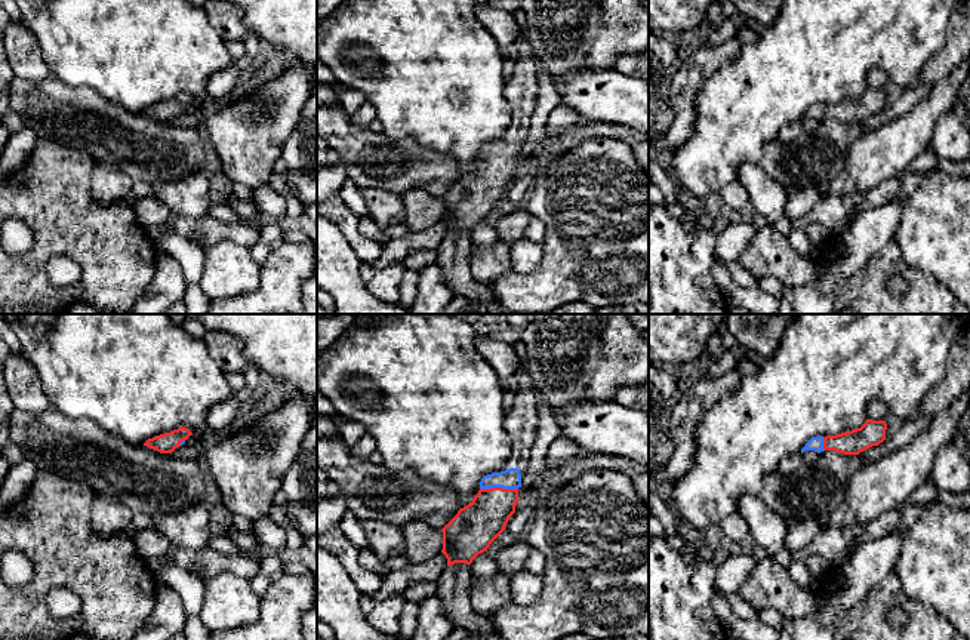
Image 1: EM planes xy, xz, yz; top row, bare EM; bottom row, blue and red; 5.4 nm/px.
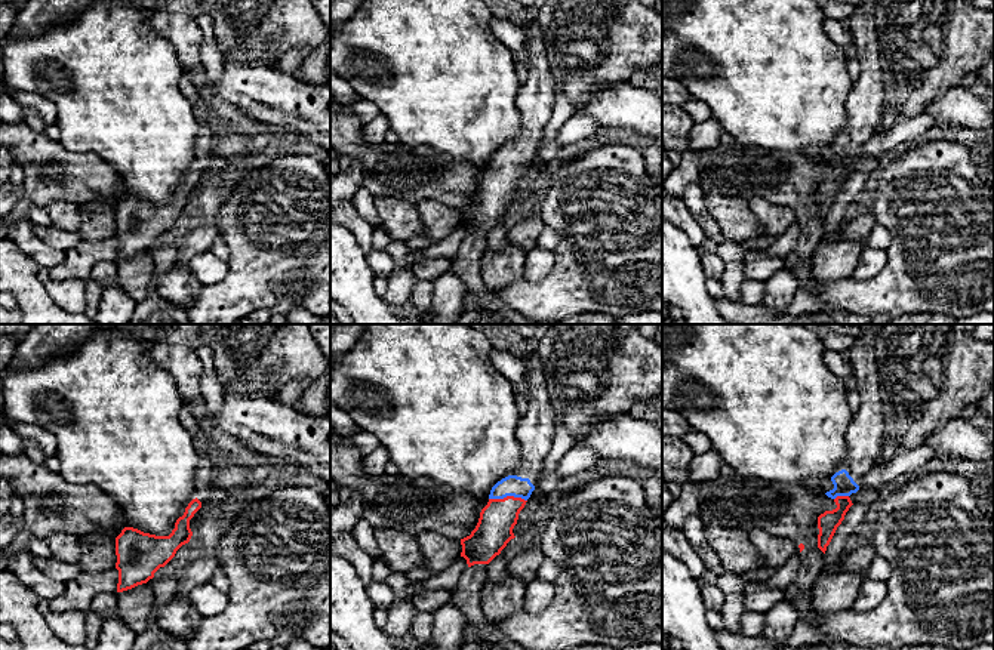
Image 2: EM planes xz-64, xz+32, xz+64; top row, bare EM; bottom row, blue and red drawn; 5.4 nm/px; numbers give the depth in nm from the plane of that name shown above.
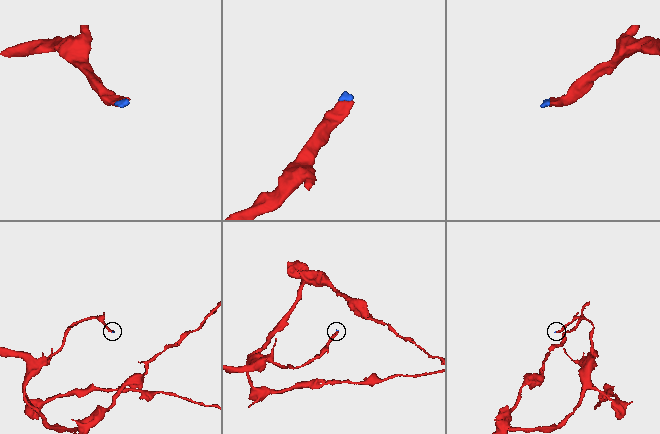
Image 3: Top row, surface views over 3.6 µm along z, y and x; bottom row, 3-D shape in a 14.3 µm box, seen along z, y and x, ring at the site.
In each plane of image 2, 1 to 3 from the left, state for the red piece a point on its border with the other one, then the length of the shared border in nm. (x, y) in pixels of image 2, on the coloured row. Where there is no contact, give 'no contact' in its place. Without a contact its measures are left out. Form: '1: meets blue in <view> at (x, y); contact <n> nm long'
1: no contact
2: meets blue in xz+32 at (508, 495); contact 200 nm long
3: meets blue in xz+64 at (840, 495); contact 80 nm long

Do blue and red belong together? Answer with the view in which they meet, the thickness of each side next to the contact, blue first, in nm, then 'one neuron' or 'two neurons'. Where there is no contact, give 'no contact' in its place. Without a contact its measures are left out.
xz | 110/240 nm | one neuron

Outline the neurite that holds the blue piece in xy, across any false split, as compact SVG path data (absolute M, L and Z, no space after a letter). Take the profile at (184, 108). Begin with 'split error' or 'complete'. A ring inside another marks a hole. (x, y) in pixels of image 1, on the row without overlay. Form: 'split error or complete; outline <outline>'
split error; outline M179 95L170 101L148 107L144 114L155 117L160 121L172 121L176 116L182 114L190 104L193 104L193 101L188 96Z

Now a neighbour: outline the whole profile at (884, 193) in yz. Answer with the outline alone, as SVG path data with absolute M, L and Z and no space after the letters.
M903 170L900 175L897 175L896 178L892 178L883 184L880 184L878 187L875 187L874 190L871 190L868 193L868 201L872 207L886 204L889 201L893 200L894 194L899 190L900 181L902 178L906 175L908 172Z

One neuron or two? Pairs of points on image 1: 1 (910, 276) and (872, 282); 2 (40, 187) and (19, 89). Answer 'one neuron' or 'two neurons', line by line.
1: one neuron
2: two neurons

